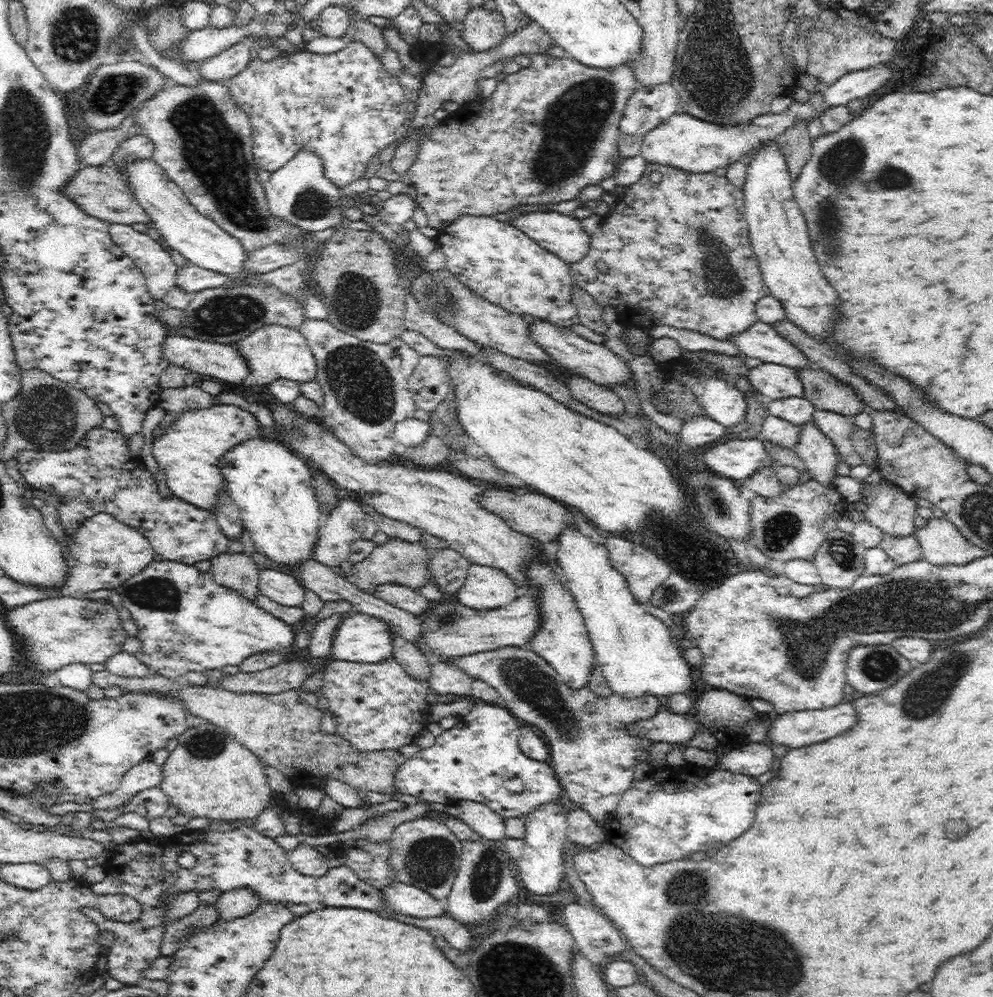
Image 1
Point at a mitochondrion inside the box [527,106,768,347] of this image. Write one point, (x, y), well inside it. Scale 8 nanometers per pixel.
(724, 283)

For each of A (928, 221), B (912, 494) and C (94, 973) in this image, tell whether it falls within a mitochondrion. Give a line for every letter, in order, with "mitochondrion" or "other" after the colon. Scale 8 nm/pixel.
A: other
B: other
C: other

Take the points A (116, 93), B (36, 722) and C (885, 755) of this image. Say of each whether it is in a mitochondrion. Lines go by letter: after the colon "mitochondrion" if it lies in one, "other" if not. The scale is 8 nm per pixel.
A: mitochondrion
B: mitochondrion
C: other

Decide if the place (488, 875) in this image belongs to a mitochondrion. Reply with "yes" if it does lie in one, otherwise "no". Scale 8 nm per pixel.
yes

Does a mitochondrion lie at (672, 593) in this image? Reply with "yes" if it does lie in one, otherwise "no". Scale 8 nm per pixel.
yes

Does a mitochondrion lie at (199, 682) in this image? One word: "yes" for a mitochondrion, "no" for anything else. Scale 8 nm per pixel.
no

